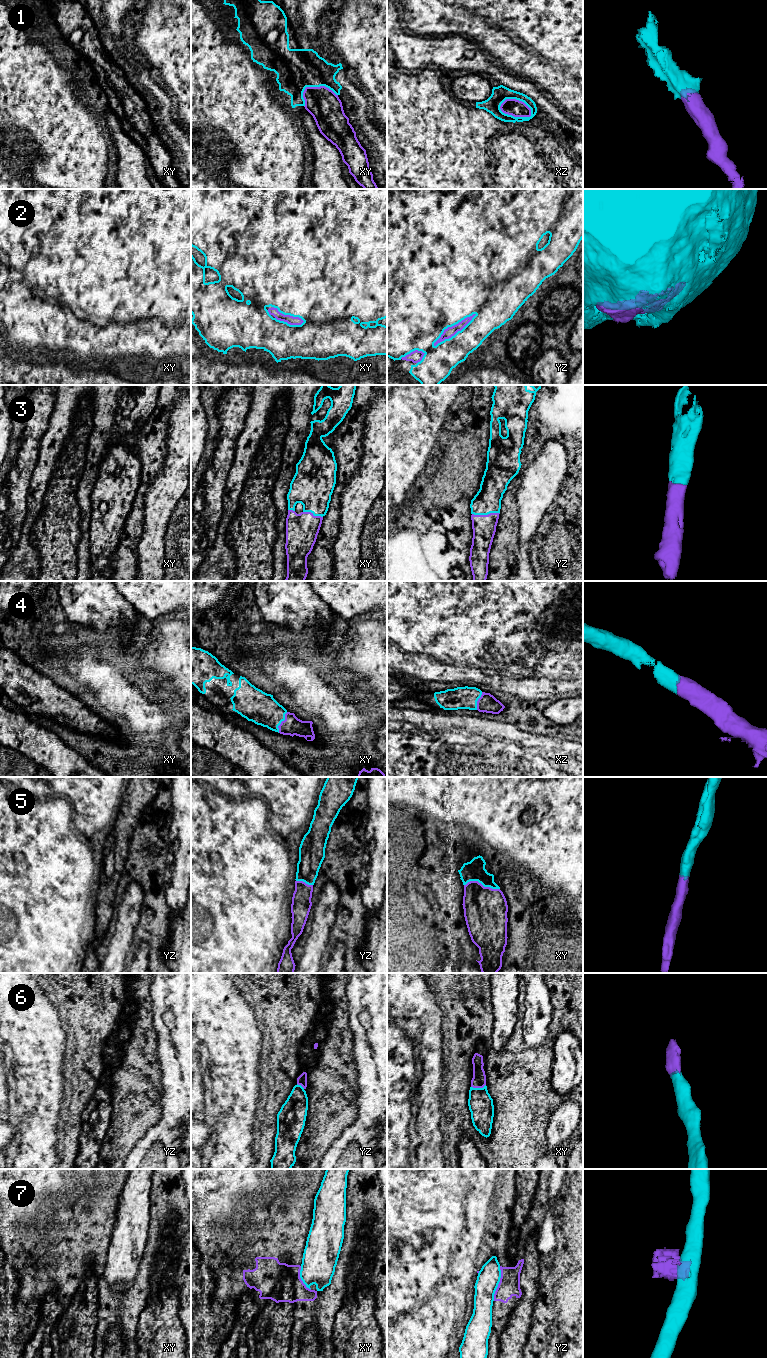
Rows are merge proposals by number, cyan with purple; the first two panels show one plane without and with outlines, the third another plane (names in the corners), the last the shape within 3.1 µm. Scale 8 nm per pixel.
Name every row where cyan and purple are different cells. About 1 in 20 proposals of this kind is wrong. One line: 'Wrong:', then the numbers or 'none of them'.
Wrong: 7

